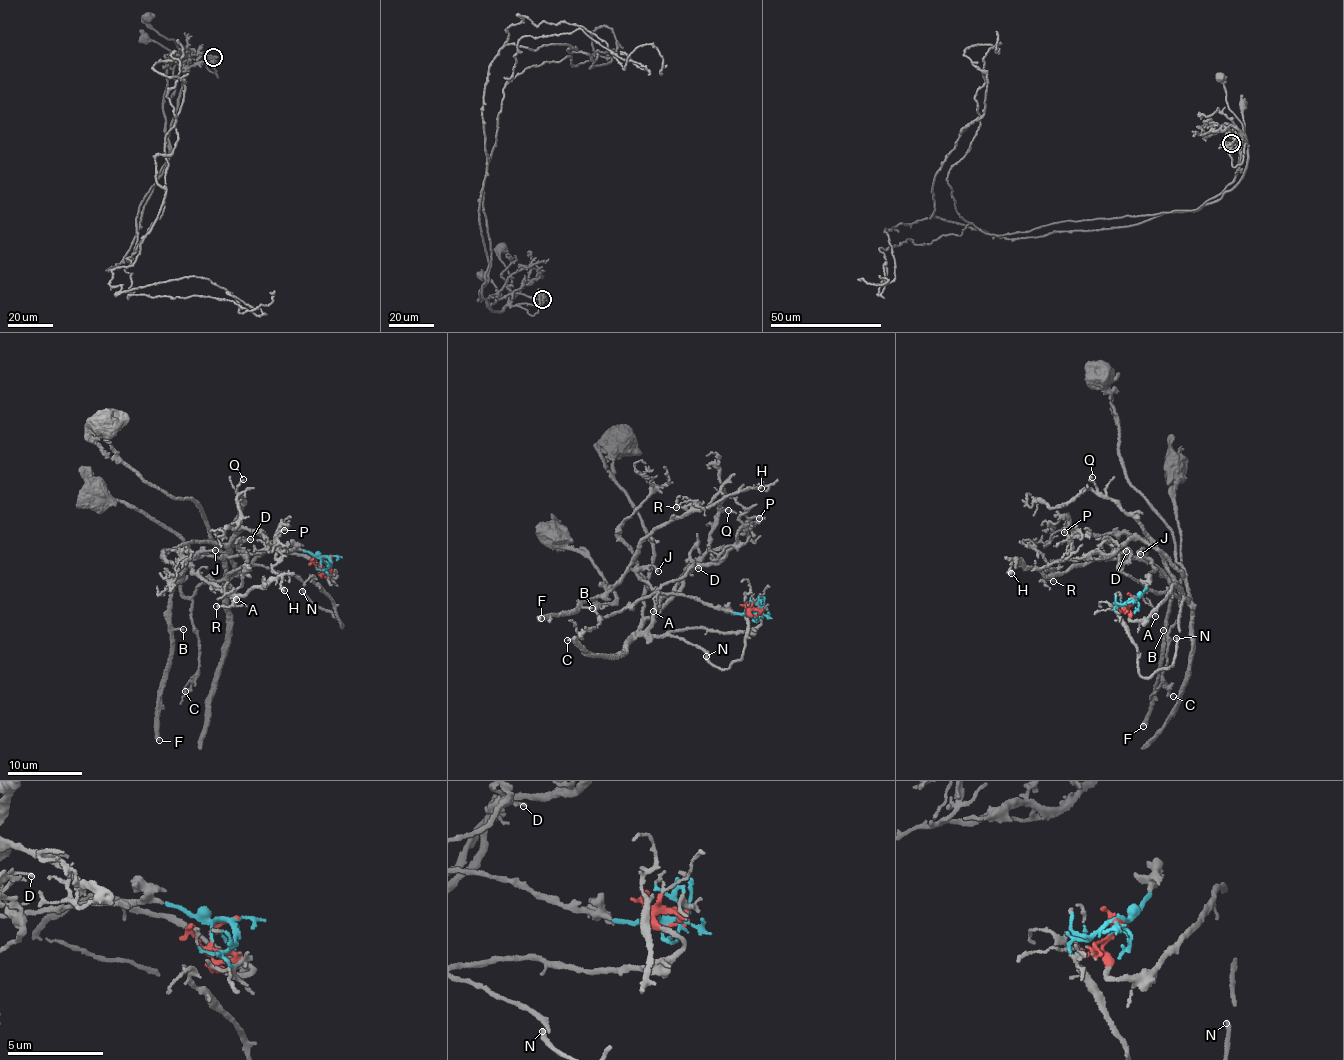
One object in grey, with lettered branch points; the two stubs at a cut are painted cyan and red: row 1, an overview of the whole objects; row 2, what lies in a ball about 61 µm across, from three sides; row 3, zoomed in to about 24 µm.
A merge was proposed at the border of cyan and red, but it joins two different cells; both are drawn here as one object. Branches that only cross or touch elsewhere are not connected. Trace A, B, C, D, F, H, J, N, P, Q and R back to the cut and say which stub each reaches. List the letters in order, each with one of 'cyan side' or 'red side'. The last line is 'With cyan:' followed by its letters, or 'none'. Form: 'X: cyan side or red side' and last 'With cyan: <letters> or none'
A: cyan side
B: cyan side
C: cyan side
D: cyan side
F: cyan side
H: cyan side
J: cyan side
N: red side
P: red side
Q: red side
R: cyan side
With cyan: A, B, C, D, F, H, J, R

